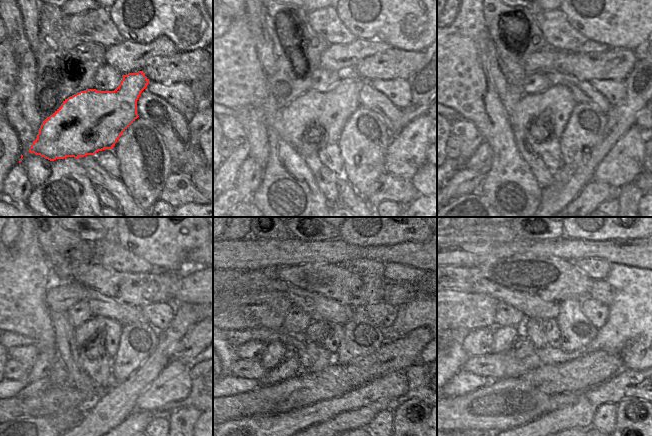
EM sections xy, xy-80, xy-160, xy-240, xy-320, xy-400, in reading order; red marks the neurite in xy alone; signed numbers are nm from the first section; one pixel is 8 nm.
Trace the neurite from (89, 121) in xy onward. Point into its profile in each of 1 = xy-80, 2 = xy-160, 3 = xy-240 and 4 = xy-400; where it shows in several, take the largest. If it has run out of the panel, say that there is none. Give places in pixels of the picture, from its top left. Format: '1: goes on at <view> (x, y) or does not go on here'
1: goes on at xy-80 (330, 110)
2: goes on at xy-160 (557, 102)
3: goes on at xy-240 (109, 330)
4: goes on at xy-400 (550, 326)

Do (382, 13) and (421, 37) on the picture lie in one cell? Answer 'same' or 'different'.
same

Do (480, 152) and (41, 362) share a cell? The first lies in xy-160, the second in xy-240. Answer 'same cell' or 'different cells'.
same cell

